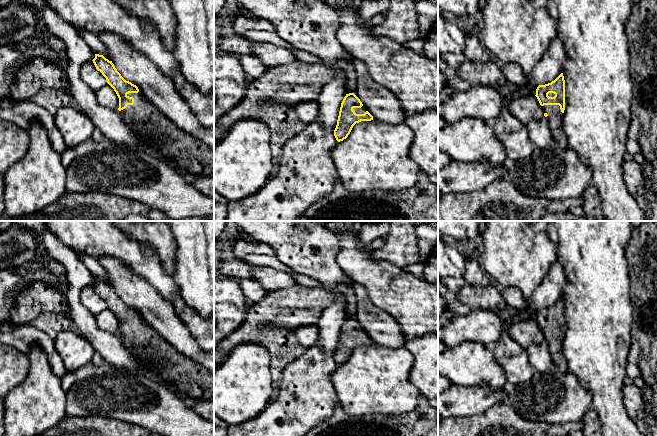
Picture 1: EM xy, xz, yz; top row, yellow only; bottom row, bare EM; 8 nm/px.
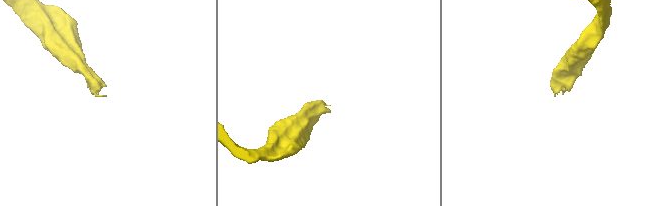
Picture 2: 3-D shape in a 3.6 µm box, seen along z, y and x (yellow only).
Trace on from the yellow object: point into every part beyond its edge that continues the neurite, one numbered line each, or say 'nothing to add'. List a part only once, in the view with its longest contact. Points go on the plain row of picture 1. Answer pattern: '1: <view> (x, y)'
1: xy (166, 363)

